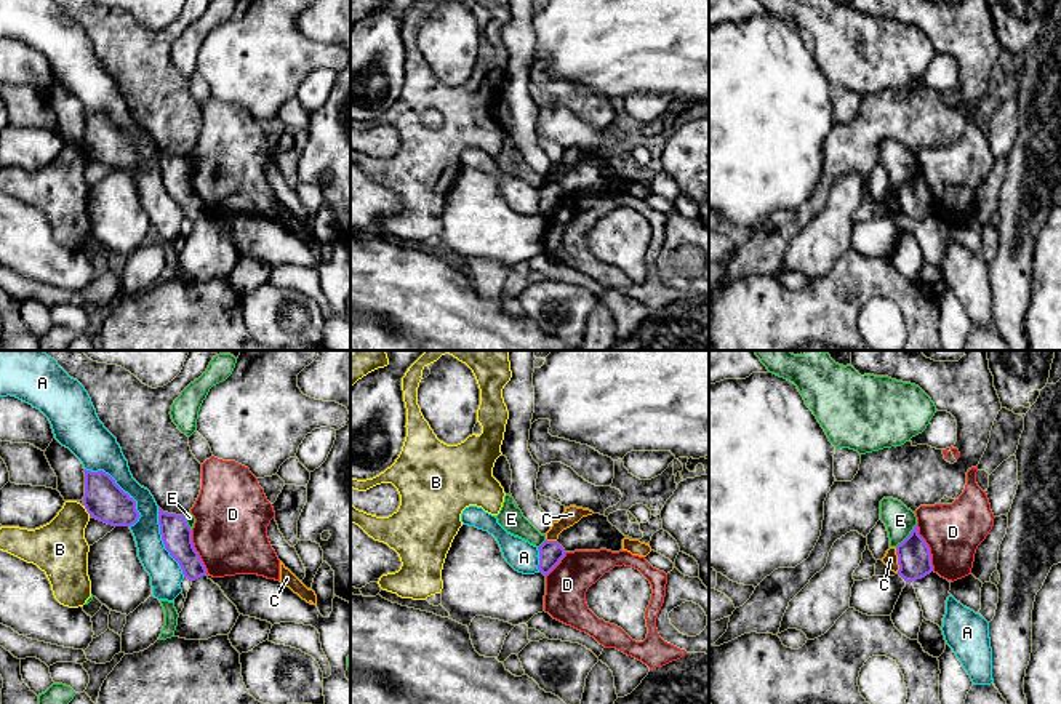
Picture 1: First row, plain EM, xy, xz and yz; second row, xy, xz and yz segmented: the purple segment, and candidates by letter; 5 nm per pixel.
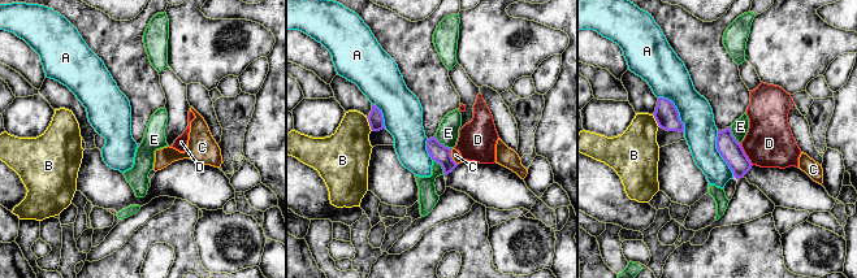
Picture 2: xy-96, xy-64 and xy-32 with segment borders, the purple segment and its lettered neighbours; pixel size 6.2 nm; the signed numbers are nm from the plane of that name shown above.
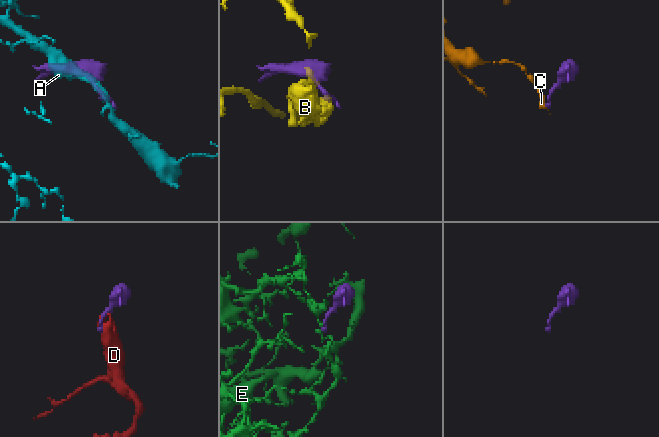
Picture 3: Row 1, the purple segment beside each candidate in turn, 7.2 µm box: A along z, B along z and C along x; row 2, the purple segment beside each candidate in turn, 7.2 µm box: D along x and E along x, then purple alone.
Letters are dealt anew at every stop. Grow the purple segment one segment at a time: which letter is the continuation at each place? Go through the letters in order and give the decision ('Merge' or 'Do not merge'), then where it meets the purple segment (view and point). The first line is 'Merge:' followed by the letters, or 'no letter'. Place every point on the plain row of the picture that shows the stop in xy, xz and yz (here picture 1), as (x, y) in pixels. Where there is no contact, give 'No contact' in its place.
Merge: no letter
A: Do not merge. Touches purple at xy (120, 130)
B: Do not merge. Touches purple at xy (87, 152)
C: Do not merge. Touches purple at yz (898, 202)
D: Do not merge. Touches purple at yz (928, 189)
E: Do not merge. Touches purple at yz (908, 178)

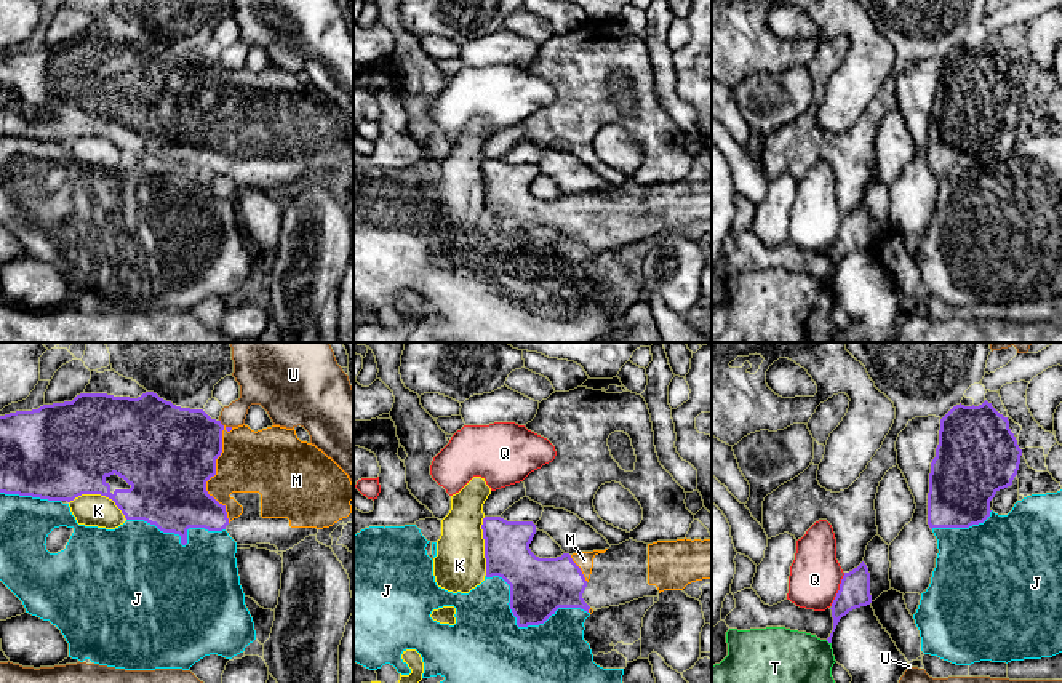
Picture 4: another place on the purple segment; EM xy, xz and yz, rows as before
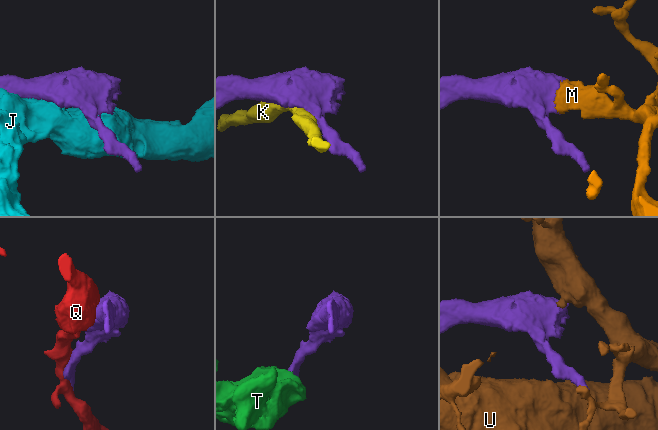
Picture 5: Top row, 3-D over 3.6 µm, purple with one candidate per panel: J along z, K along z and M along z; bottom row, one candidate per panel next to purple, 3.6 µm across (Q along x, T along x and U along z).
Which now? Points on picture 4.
Merge: M
J: Do not merge. Touches purple at xz (522, 267)
K: Do not merge. Touches purple at xy (99, 135)
M: Merge. Touches purple at xy (213, 117)
Q: Do not merge. Touches purple at yz (840, 231)
T: Do not merge. Touches purple at yz (829, 283)
U: Do not merge. Touches purple at xy (219, 64)

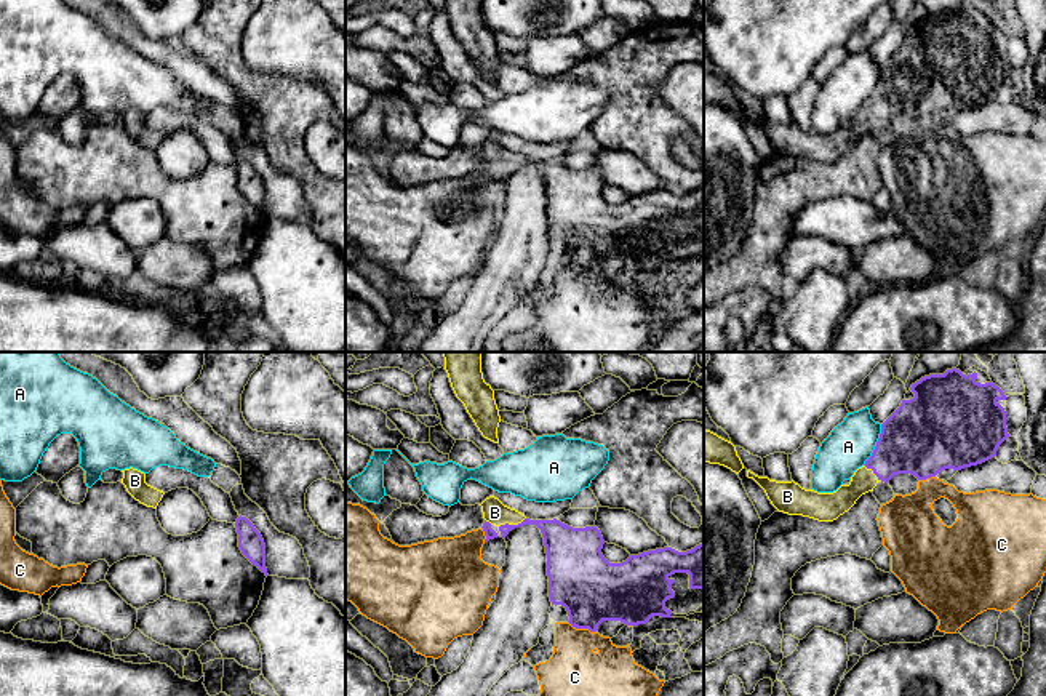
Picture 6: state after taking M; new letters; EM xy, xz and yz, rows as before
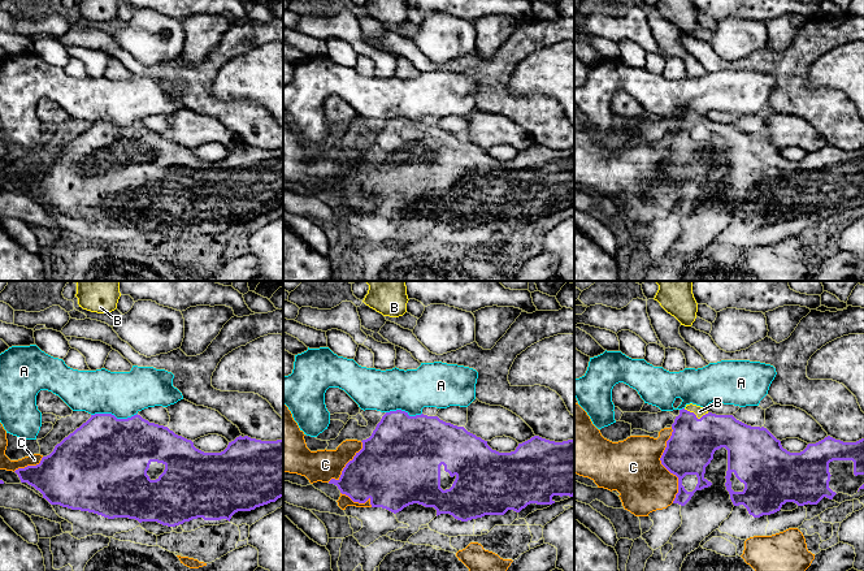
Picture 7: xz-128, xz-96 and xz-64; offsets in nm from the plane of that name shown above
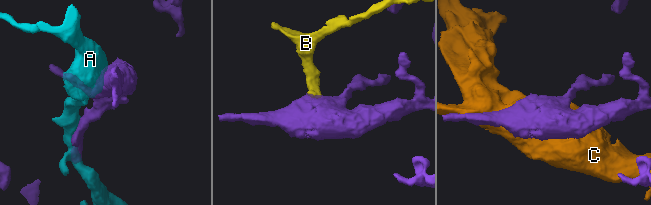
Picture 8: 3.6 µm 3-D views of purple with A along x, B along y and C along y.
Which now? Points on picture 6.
Merge: B
A: Do not merge. Touches purple at yz (877, 87)
B: Merge. Touches purple at xz (512, 167)
C: Do not merge. Touches purple at xz (582, 269)

